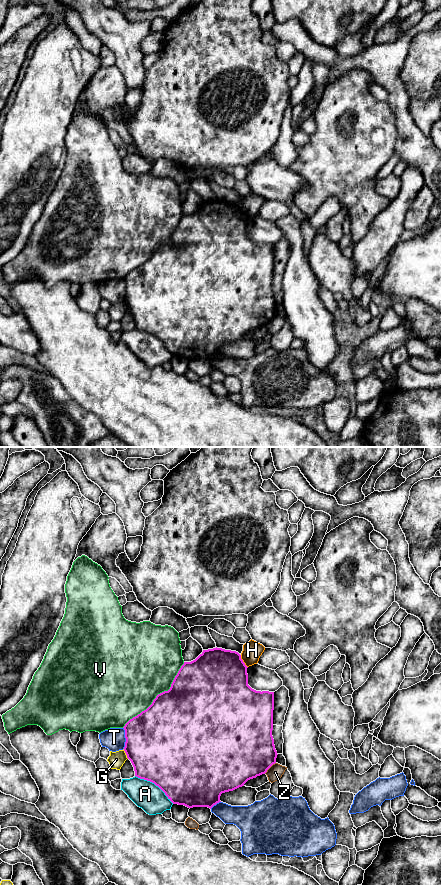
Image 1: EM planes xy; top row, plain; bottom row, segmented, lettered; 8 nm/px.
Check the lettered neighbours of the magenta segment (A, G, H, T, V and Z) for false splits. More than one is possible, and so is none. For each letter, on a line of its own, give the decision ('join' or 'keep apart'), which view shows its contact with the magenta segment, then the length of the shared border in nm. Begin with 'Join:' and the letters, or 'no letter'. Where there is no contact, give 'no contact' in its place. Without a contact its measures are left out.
Join: no letter
A: keep apart; meets magenta in xy; contact 380 nm long
G: keep apart; meets magenta in xy; contact 90 nm long
H: keep apart; meets magenta in xy; contact 120 nm long
T: keep apart; meets magenta in xy; contact 180 nm long
V: keep apart; meets magenta in xy; contact 750 nm long
Z: keep apart; meets magenta in xy; contact 130 nm long

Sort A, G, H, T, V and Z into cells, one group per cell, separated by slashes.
A / G / H / T / V / Z

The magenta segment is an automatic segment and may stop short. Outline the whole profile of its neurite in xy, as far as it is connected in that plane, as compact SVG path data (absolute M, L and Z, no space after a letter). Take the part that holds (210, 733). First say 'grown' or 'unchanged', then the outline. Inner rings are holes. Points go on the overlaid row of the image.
unchanged | M213 648L193 661L184 662L171 687L156 696L152 704L125 726L125 747L135 776L158 786L173 804L188 808L212 808L222 793L233 791L276 763L272 736L274 692L256 691L248 685L247 666L236 651Z

